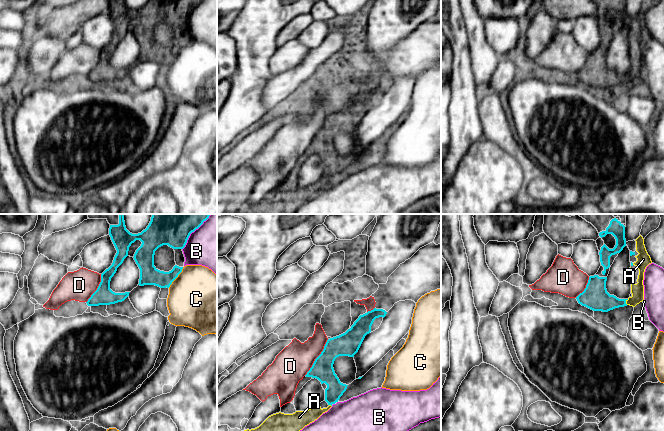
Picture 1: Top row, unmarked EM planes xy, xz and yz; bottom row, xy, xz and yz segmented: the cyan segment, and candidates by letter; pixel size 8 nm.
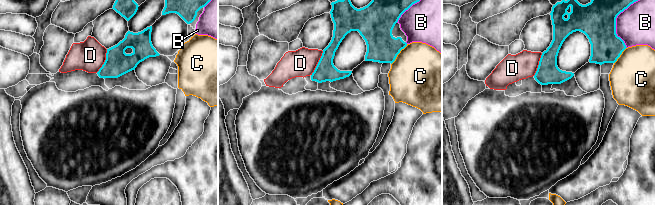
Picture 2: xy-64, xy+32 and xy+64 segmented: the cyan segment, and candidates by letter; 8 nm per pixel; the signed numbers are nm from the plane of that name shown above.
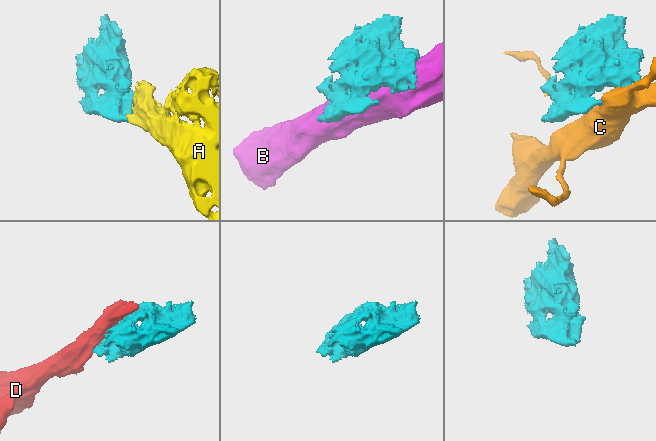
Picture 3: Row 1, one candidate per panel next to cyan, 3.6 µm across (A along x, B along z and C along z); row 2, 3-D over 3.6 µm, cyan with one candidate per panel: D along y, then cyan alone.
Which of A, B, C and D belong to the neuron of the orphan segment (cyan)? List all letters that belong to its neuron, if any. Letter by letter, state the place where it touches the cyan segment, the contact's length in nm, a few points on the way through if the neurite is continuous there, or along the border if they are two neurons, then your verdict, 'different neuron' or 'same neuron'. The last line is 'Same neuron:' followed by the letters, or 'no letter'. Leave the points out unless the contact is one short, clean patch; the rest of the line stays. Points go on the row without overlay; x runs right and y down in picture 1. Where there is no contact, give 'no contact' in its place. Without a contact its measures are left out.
A: meets cyan in yz at (625, 78); contact 50 nm long; same neuron
B: meets cyan in xy at (189, 11); contact 260 nm long; different neuron
C: meets cyan in xy at (177, 52); contact 200 nm long; different neuron
D: meets cyan in xz at (317, 133); contact 360 nm long; different neuron
Same neuron: A

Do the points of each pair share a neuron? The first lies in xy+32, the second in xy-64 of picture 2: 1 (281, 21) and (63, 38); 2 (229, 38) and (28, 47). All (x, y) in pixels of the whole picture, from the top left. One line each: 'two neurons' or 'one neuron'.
1: two neurons
2: one neuron

